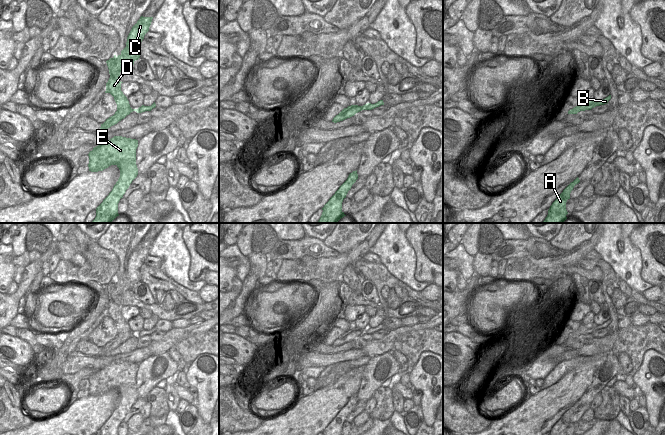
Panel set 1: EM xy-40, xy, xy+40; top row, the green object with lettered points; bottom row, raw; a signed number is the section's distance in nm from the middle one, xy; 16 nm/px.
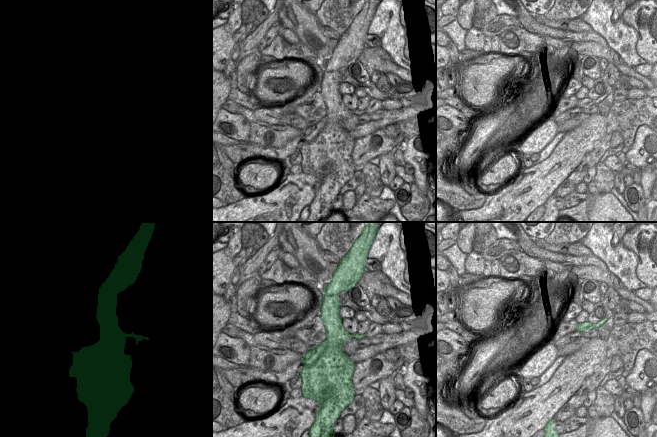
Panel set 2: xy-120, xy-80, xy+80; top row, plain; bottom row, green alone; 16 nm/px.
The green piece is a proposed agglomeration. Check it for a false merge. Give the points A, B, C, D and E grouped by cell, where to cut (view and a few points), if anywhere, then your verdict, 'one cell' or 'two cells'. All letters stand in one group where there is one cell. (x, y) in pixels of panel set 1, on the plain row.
A C D E / B; cut in xy+40 along (576, 330), (582, 334); two cells

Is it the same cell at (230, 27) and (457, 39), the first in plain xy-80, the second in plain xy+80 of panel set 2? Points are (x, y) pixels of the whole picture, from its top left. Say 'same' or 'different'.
different

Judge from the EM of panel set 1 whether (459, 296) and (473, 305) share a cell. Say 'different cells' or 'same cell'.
different cells

